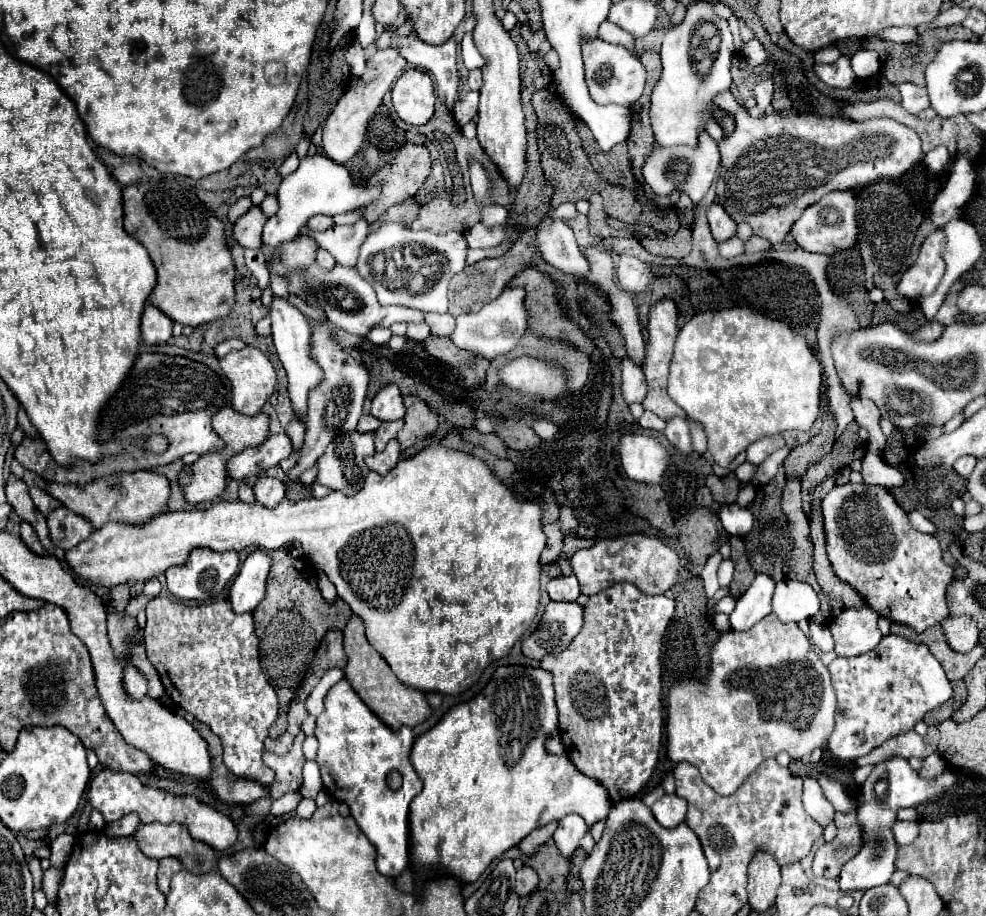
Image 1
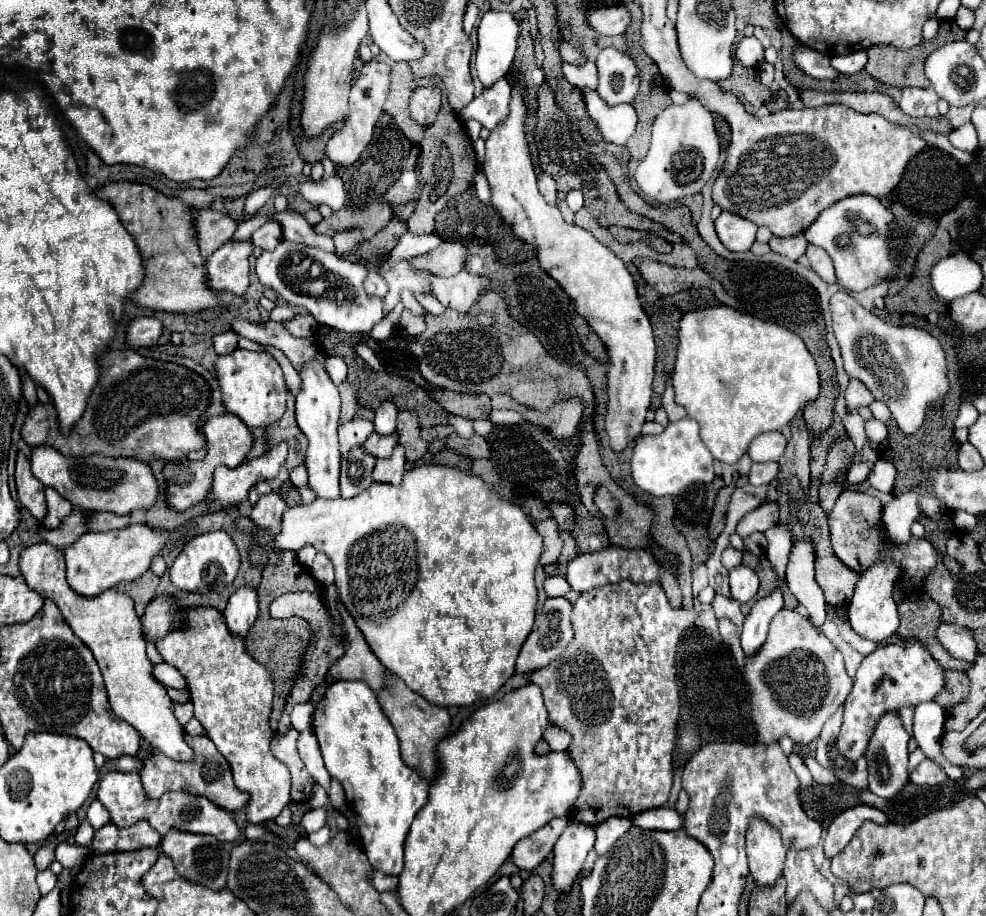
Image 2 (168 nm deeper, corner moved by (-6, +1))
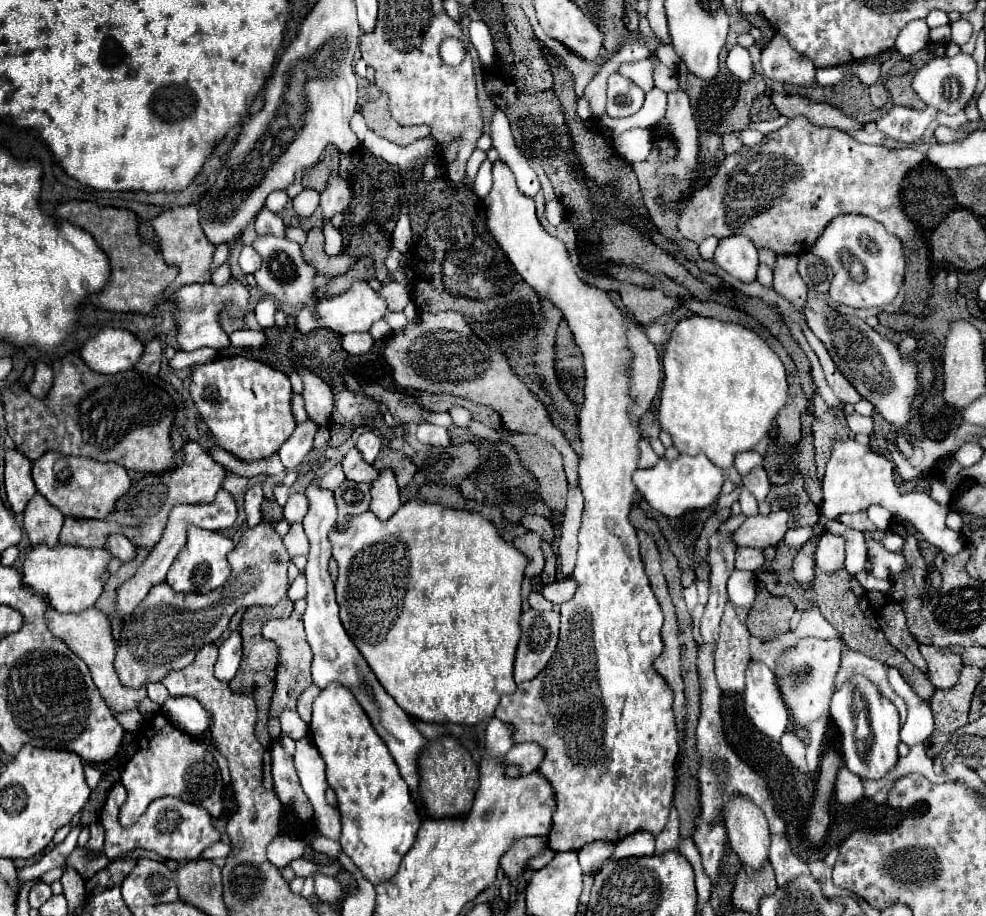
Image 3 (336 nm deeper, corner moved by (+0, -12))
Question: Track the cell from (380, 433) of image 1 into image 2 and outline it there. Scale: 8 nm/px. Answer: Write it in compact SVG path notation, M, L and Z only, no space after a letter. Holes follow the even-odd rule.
M371 433L369 437L367 437L367 441L363 443L363 447L365 447L365 451L367 453L371 453L373 457L391 457L391 451L393 451L393 447L397 445L397 433L391 433L391 435L387 435L387 437L383 437L383 435L379 435L379 433Z

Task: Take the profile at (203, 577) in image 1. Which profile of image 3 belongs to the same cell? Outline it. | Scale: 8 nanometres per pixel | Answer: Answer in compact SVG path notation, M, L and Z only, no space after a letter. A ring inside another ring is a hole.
M189 526L187 542L167 572L167 584L175 592L183 592L183 594L189 594L189 592L201 594L201 592L219 588L231 574L231 568L227 562L227 554L231 550L233 550L231 538L223 536L221 532L209 532L209 530L201 530L197 526Z

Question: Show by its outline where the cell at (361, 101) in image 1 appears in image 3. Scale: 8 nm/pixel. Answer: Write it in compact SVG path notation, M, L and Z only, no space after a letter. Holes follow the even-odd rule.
M335 174L333 178L329 178L327 190L321 194L321 218L331 220L335 214L347 208L349 200L351 200L351 190L347 182L339 174Z

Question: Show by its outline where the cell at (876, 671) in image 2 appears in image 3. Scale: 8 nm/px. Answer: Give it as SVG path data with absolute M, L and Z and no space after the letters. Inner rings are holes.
M843 766L837 774L833 804L835 806L853 806L855 802L859 802L863 798L865 798L863 780L857 778L857 774L853 774L851 770L847 770L847 766Z

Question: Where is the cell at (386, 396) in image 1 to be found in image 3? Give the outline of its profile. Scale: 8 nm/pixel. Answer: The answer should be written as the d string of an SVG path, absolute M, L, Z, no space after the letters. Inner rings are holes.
M365 432L365 434L361 434L357 438L355 448L361 452L361 456L365 458L365 462L373 464L375 458L377 458L377 454L379 454L379 450L381 450L381 440L379 440L379 436L375 432Z

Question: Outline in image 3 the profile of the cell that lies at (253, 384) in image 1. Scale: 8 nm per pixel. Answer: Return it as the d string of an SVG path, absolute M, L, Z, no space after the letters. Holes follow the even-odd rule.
M231 356L231 358L215 358L207 364L197 364L197 366L193 366L193 372L191 372L189 394L191 394L193 404L199 410L201 418L205 420L211 434L215 436L217 444L223 450L235 454L243 462L269 458L271 454L275 454L281 448L281 444L293 434L293 430L297 426L295 418L291 414L293 392L291 392L289 378L281 370L271 368L269 364L265 364L261 360L253 360L253 358L245 358L245 356Z

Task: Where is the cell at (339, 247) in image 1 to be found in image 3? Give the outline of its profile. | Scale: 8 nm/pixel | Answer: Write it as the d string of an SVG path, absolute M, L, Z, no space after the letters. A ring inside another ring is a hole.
M223 264L221 268L217 268L211 274L211 284L215 284L215 286L225 286L229 280L231 280L231 270L227 268L227 264Z

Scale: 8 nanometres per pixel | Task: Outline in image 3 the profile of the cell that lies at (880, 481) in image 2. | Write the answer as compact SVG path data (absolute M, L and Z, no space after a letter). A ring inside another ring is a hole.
M871 506L867 514L869 514L869 520L877 526L877 530L887 530L887 526L891 524L891 514L883 506Z

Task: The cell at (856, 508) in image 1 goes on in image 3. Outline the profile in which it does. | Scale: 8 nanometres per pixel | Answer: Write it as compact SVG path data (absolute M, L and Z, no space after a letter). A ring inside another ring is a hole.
M821 534L815 550L815 562L825 572L841 568L845 562L845 540L835 534Z

